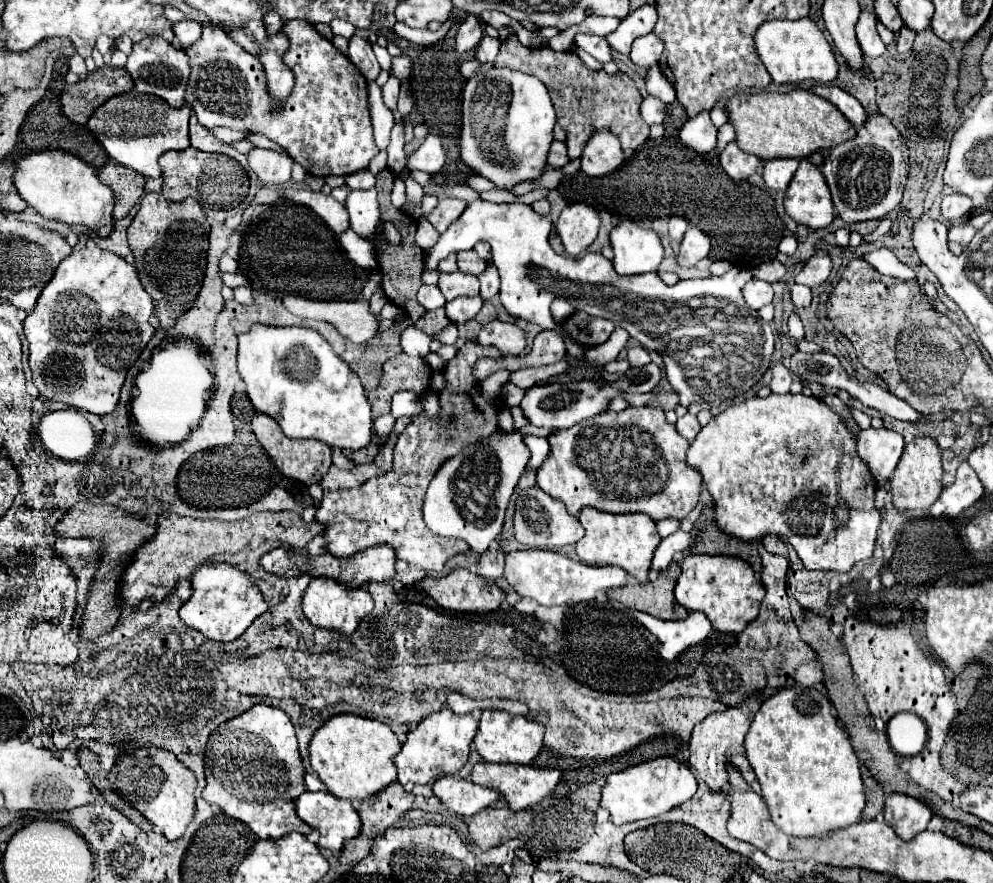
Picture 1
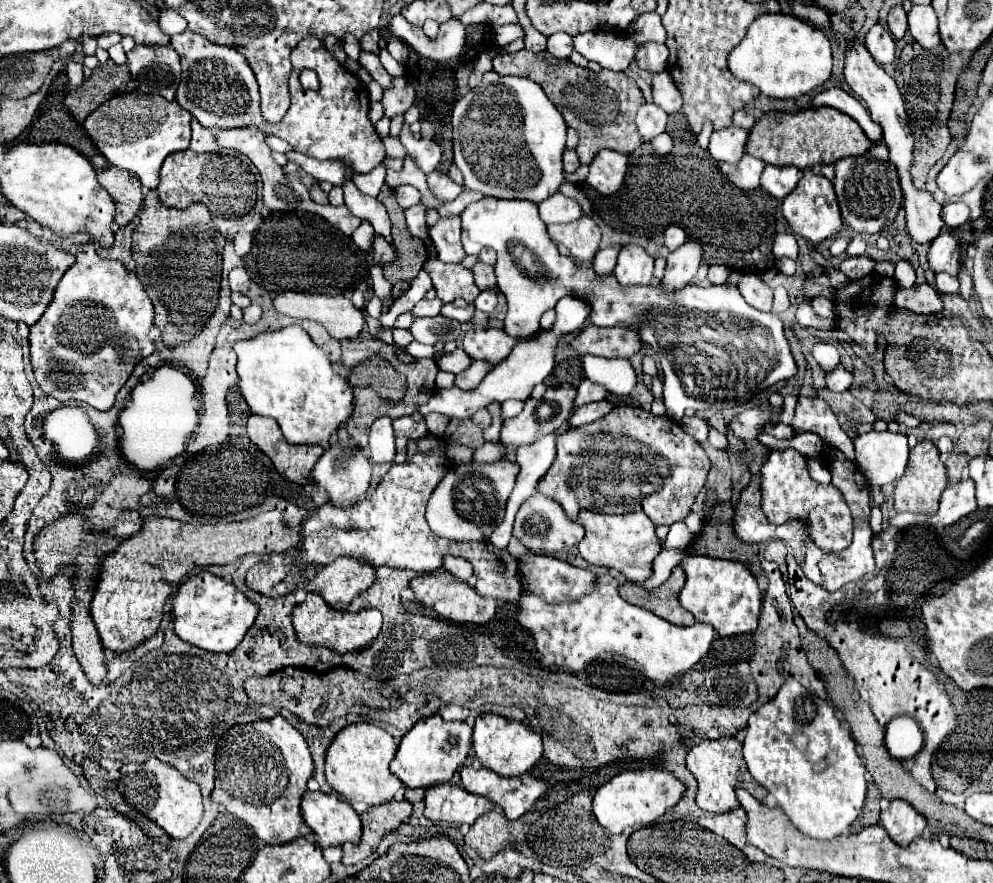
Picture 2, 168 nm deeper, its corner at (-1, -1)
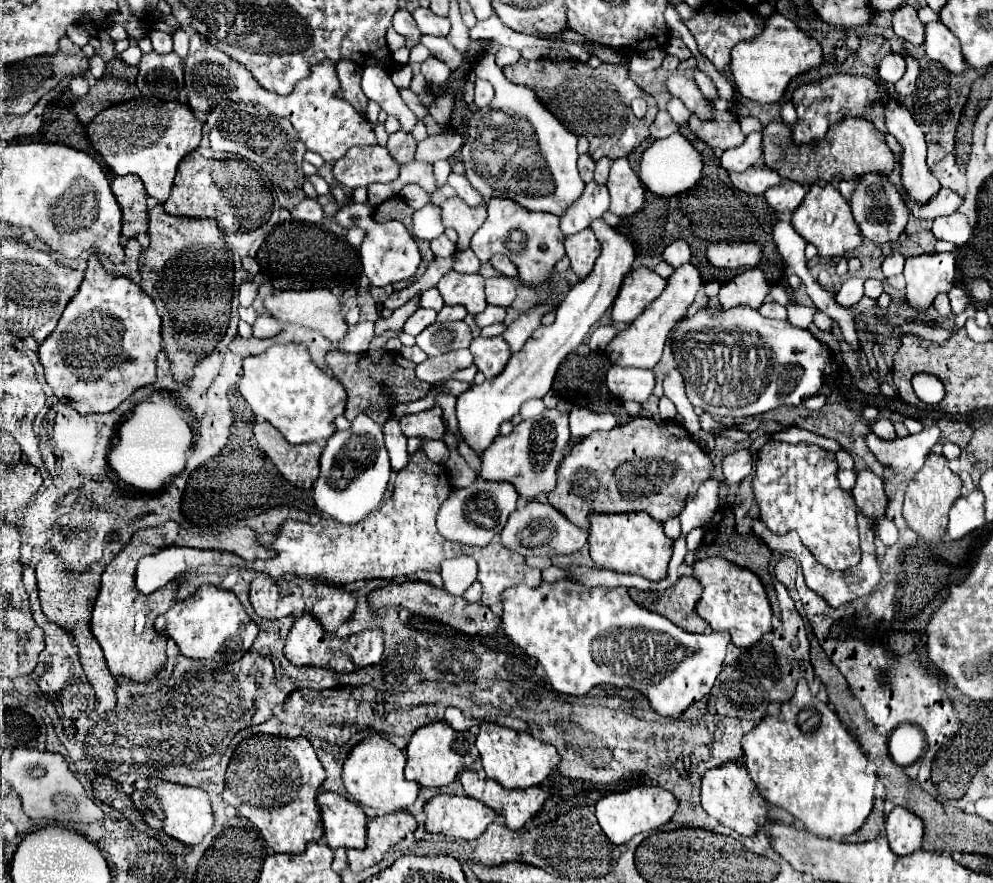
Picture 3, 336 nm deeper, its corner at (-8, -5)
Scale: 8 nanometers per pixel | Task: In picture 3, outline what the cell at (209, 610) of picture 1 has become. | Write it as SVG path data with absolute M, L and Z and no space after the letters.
M213 584L201 586L193 596L177 602L165 614L157 616L155 630L157 634L171 638L179 646L179 652L183 656L193 660L219 660L219 662L241 660L241 656L251 648L253 640L259 634L257 624L247 616L239 598L233 592L221 590Z

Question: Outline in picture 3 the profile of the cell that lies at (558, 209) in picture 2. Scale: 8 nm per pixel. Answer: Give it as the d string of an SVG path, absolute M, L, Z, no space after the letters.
M589 182L585 186L583 196L561 216L561 230L563 234L577 234L585 230L593 218L603 216L609 210L609 190L603 184Z

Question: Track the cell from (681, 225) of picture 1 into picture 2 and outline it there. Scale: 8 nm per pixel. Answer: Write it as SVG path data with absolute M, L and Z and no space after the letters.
M668 226L664 236L666 236L666 248L668 250L676 250L686 242L686 232L680 226Z

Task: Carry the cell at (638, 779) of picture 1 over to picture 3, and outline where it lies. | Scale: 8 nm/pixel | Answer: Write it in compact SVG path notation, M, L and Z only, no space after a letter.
M635 786L625 792L607 794L605 798L601 798L595 804L595 816L597 816L601 830L617 846L627 844L635 834L659 830L663 824L667 824L671 820L675 810L677 810L675 796L659 786Z

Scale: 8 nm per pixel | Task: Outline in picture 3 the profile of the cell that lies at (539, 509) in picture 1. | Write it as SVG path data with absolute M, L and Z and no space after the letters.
M527 502L519 506L511 518L507 520L507 526L501 532L501 544L517 552L521 556L563 556L573 554L579 548L587 544L587 532L571 524L559 510L555 510L551 504L543 502Z

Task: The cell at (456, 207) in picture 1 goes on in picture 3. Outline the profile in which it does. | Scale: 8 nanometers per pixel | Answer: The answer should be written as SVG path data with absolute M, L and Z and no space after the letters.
M465 250L459 254L457 262L455 262L455 270L463 272L463 274L477 274L479 272L479 258L473 254L473 250Z

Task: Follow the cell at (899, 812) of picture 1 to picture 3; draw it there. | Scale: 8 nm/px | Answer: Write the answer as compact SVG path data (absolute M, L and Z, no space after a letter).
M893 808L885 820L889 848L897 856L907 856L921 848L923 822L919 816L905 808Z

